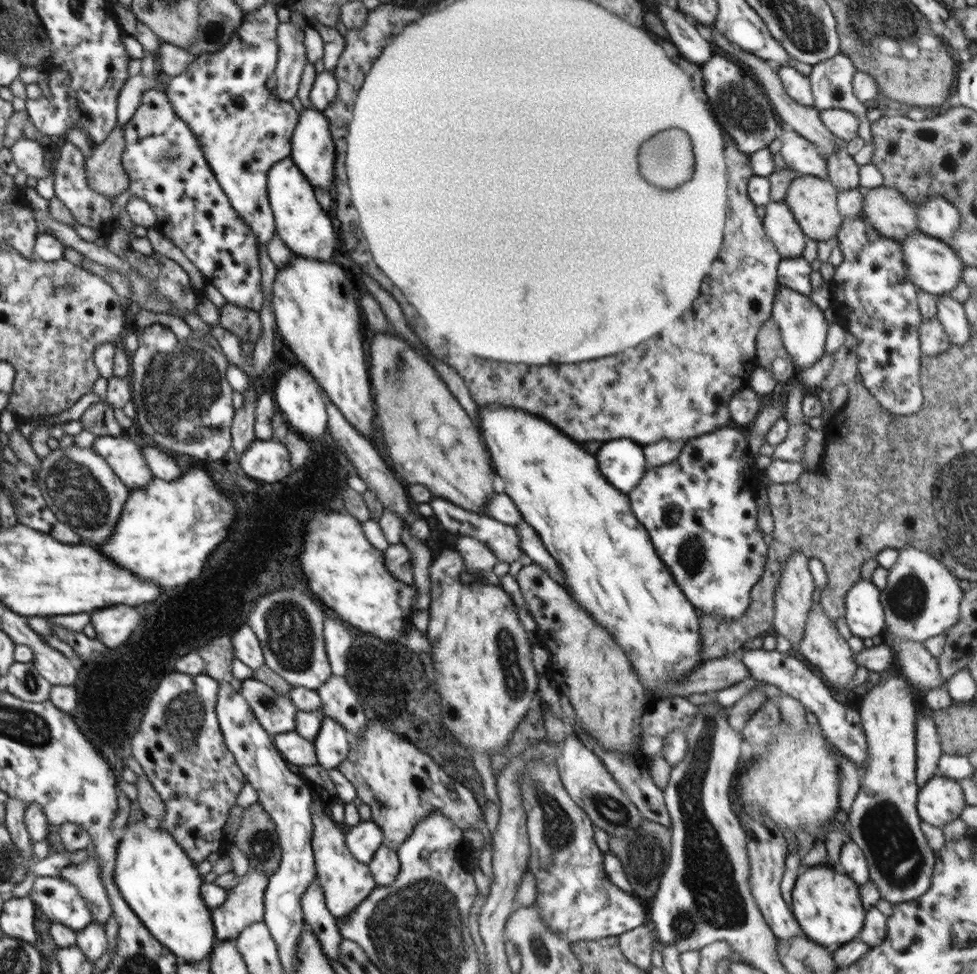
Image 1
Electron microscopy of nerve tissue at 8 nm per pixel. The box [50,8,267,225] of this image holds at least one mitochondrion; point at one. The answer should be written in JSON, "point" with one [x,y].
{"point":[214,33]}

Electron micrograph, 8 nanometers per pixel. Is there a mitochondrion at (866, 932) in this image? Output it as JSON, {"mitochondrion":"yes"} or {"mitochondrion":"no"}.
{"mitochondrion":"no"}

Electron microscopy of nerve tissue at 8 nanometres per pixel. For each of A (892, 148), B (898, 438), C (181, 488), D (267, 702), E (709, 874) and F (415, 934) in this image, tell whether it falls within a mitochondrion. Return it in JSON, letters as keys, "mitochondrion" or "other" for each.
{"A":"other","B":"mitochondrion","C":"other","D":"mitochondrion","E":"mitochondrion","F":"mitochondrion"}

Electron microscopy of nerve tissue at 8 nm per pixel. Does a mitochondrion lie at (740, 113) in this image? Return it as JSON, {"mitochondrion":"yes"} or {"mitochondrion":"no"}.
{"mitochondrion":"yes"}

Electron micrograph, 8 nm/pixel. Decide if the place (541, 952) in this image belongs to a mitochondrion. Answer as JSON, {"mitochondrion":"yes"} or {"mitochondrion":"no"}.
{"mitochondrion":"yes"}

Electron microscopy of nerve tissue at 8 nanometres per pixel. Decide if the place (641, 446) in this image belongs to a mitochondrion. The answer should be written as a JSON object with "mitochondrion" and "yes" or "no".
{"mitochondrion":"no"}

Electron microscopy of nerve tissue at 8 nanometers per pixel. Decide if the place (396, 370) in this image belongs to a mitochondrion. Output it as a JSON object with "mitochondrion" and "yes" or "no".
{"mitochondrion":"yes"}

